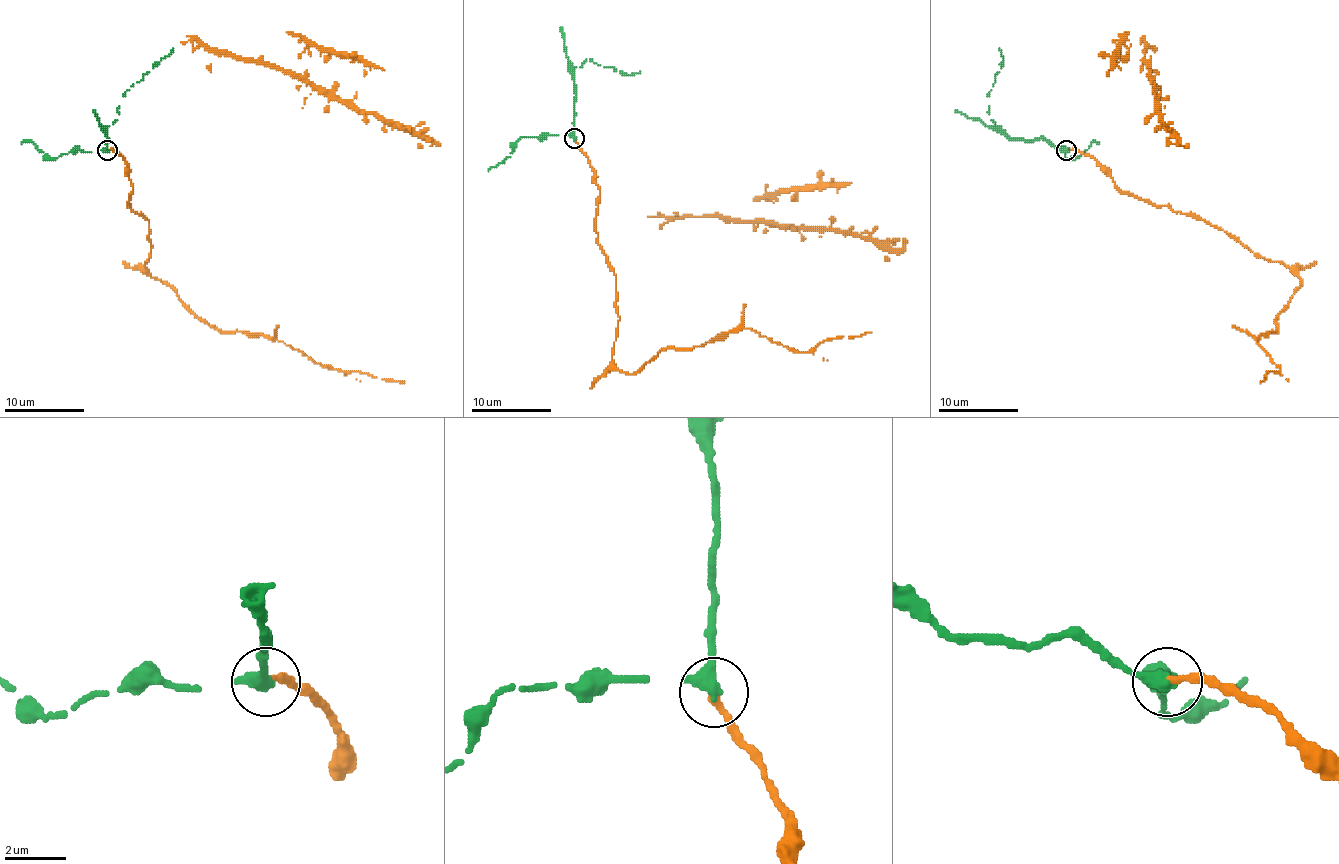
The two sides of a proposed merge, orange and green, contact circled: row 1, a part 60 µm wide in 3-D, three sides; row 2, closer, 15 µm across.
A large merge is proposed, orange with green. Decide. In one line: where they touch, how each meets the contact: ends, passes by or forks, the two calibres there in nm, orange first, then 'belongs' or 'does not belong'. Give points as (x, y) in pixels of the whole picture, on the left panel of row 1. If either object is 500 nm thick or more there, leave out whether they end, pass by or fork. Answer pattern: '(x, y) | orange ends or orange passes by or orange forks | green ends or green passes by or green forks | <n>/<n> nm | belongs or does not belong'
(107, 150) | 280/550 nm | belongs

